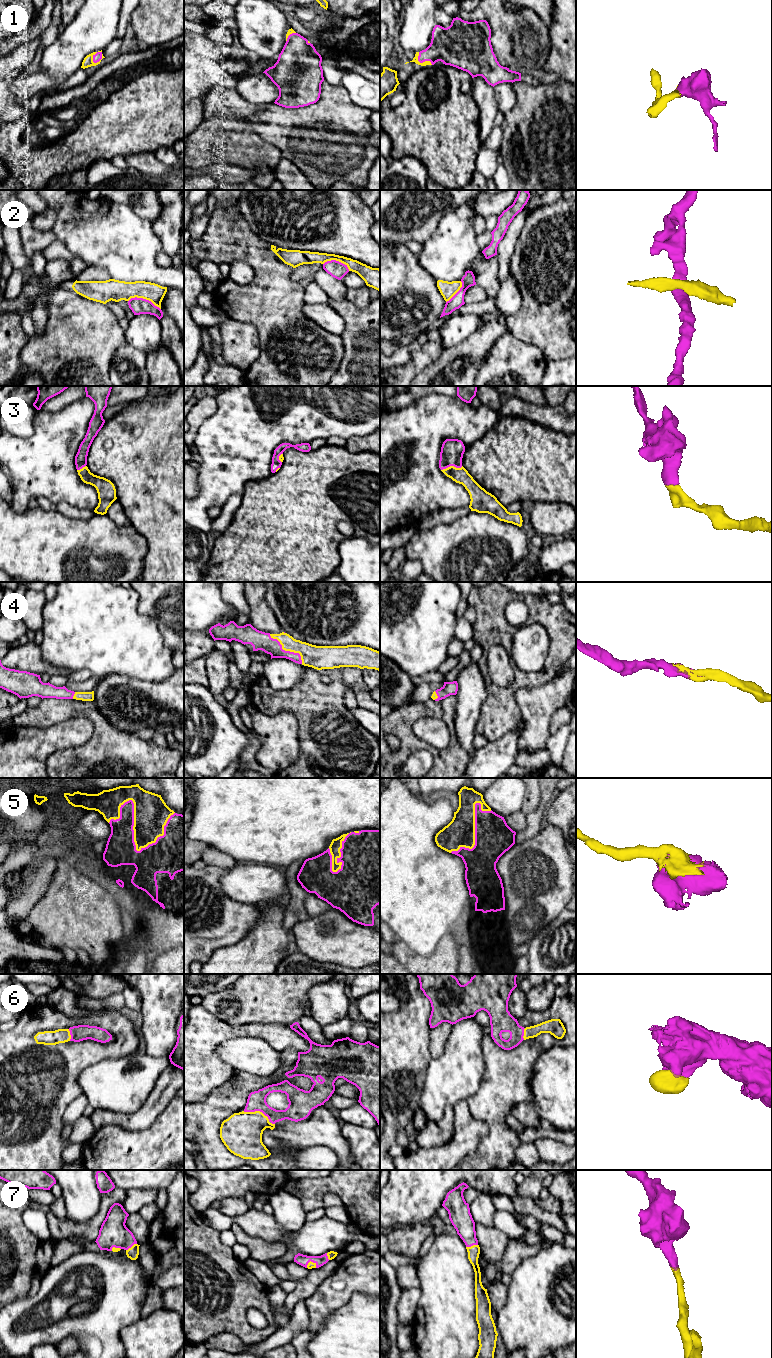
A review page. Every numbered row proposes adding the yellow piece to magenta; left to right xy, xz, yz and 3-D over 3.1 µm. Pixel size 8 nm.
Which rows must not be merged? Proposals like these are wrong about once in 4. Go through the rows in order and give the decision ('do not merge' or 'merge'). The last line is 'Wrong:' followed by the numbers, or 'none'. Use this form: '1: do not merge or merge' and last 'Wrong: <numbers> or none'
1: merge
2: do not merge
3: merge
4: merge
5: merge
6: merge
7: merge
Wrong: 2

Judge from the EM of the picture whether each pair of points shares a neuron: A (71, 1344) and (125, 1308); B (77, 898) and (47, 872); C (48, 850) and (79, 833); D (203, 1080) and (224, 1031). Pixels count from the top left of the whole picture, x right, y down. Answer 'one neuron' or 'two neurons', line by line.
A: two neurons
B: two neurons
C: one neuron
D: one neuron

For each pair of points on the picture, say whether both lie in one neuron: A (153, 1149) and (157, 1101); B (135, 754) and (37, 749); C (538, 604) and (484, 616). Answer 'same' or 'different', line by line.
A: different
B: different
C: same

